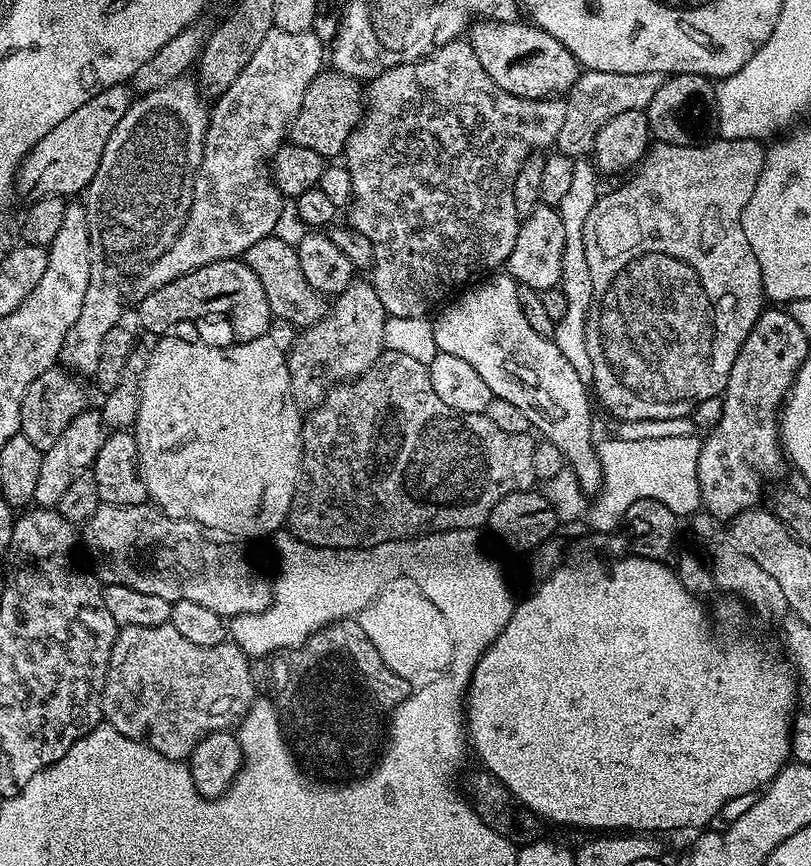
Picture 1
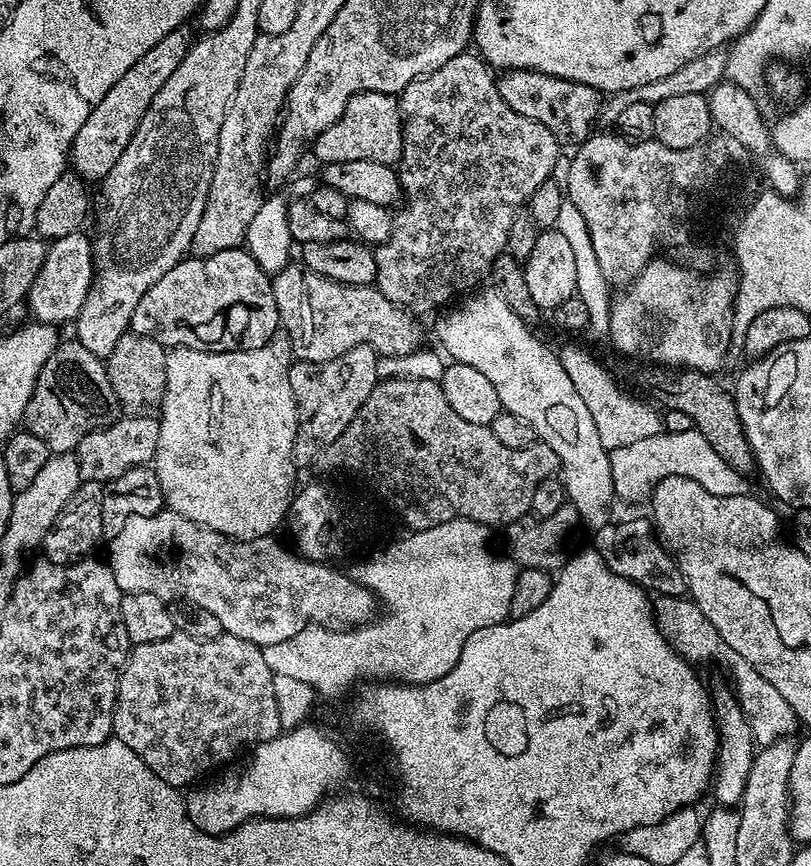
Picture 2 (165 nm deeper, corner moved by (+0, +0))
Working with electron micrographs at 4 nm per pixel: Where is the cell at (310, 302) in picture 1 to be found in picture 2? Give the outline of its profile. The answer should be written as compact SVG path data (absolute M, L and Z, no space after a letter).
M291 262L282 271L271 277L272 289L274 290L274 302L278 306L278 314L280 315L280 323L283 331L288 331L288 336L292 339L292 348L296 351L294 354L296 360L308 360L311 364L321 364L322 362L330 362L334 358L338 358L342 354L346 354L346 350L357 348L360 344L367 344L368 347L376 351L377 357L389 358L396 356L409 356L411 352L417 351L421 347L420 344L424 340L424 332L420 329L420 324L415 315L409 312L407 308L401 308L398 304L391 304L380 292L380 289L375 286L363 284L362 286L354 286L353 284L343 284L336 282L330 278L326 278L322 274L316 274L304 267L303 263Z

